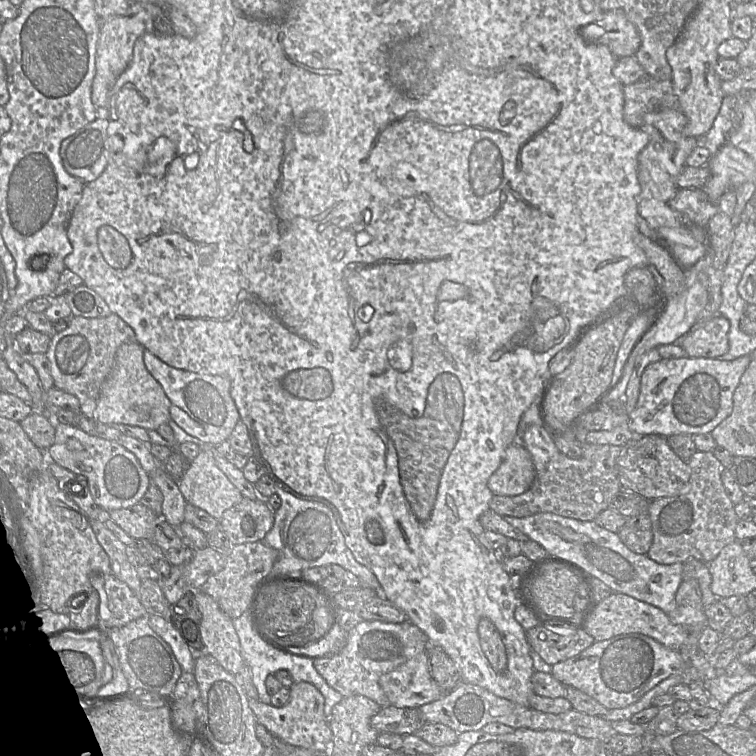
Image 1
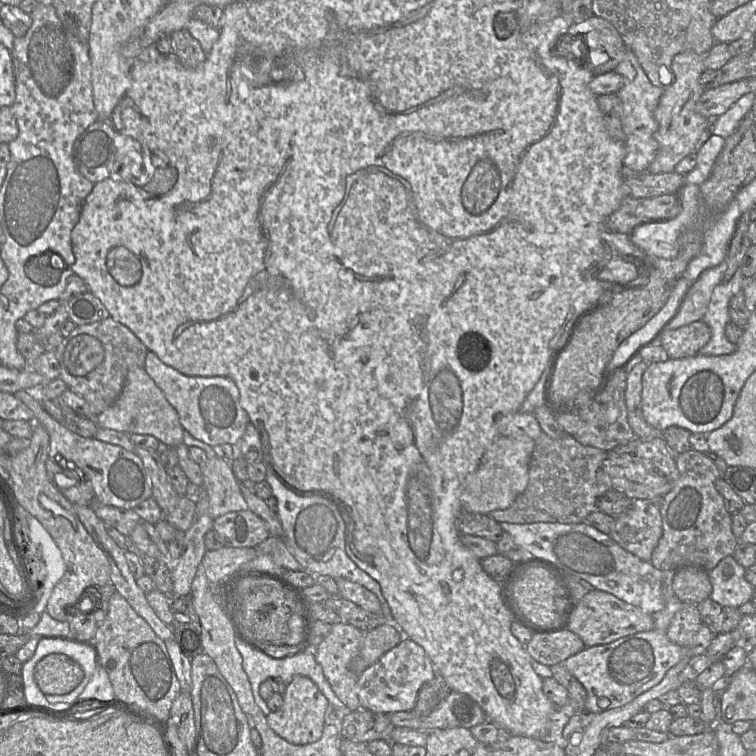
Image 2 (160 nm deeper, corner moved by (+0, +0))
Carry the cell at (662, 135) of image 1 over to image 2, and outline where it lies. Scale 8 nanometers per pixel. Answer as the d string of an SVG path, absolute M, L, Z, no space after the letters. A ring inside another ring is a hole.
M628 49L615 71L624 79L623 87L617 92L621 102L622 126L625 133L624 166L636 172L647 171L658 151L658 143L654 138L658 128L654 111L664 91L651 83L635 54Z

